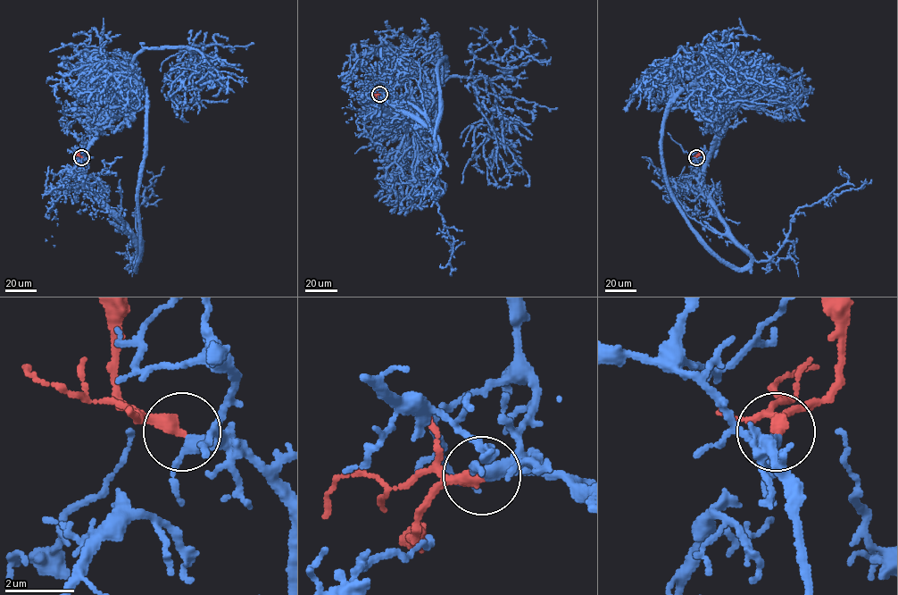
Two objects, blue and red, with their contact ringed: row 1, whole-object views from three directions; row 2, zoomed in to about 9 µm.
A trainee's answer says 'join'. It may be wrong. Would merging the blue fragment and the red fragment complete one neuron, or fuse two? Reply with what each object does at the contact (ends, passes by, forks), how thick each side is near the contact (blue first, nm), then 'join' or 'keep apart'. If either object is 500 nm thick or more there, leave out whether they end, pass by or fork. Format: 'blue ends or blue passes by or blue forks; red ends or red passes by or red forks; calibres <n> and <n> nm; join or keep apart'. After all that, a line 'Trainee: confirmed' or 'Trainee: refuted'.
blue passes by; red ends; calibres 320 and 380 nm; join
Trainee: confirmed

